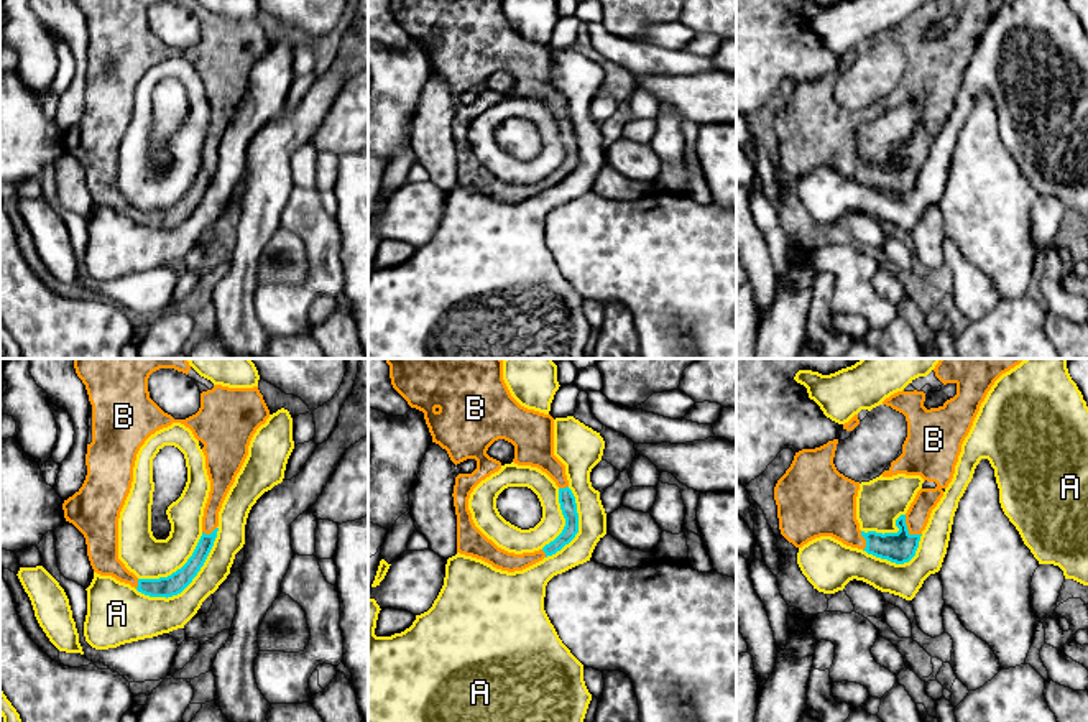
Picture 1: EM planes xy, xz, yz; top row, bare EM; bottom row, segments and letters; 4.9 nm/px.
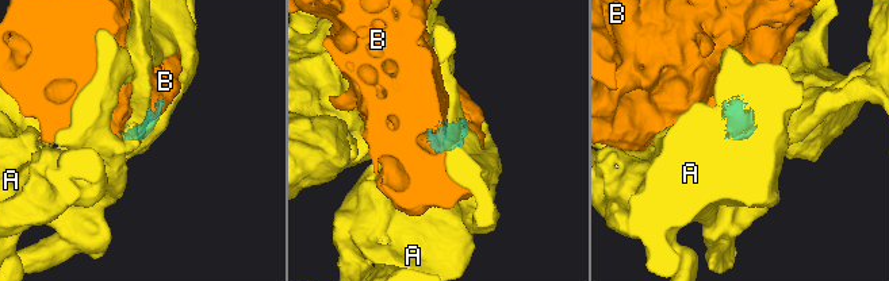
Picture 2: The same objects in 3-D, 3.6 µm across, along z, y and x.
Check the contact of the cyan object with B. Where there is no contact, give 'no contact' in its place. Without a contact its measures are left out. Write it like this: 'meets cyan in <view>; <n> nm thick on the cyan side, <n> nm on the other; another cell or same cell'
meets cyan in yz; 150 nm thick on the cyan side, 120 nm on the other; same cell

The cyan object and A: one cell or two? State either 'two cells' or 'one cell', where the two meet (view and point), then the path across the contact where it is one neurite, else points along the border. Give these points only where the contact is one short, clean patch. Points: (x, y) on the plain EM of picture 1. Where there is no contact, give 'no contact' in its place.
two cells | xy (189, 214)

